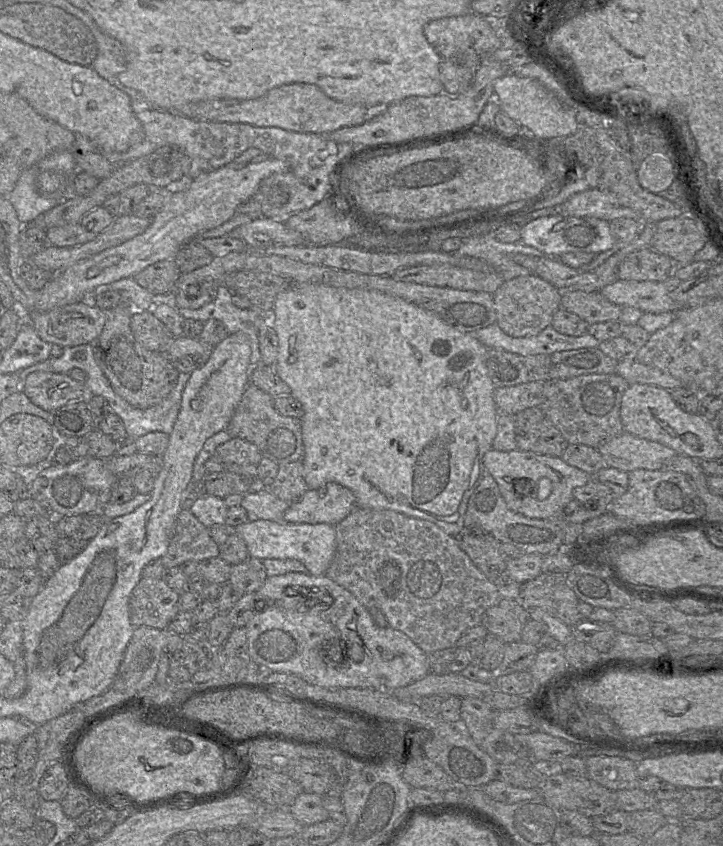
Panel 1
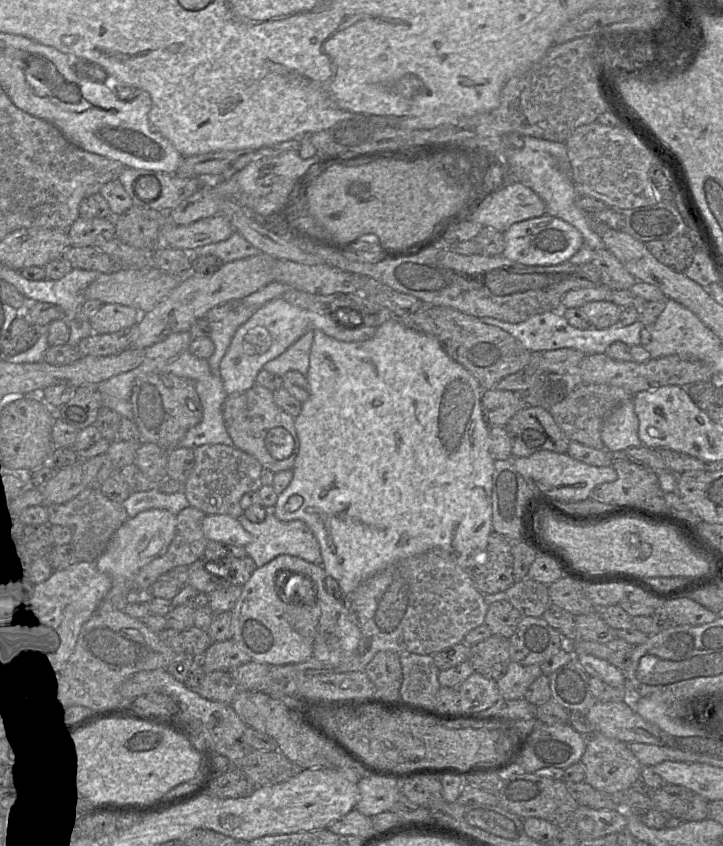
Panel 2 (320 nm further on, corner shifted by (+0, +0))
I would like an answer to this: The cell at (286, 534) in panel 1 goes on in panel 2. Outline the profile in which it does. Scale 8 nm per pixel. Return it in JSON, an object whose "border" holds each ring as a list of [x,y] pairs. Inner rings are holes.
{"border":[[[206,515],[202,530],[208,541],[245,547],[252,541],[252,536],[240,524],[237,518],[229,515]]]}

